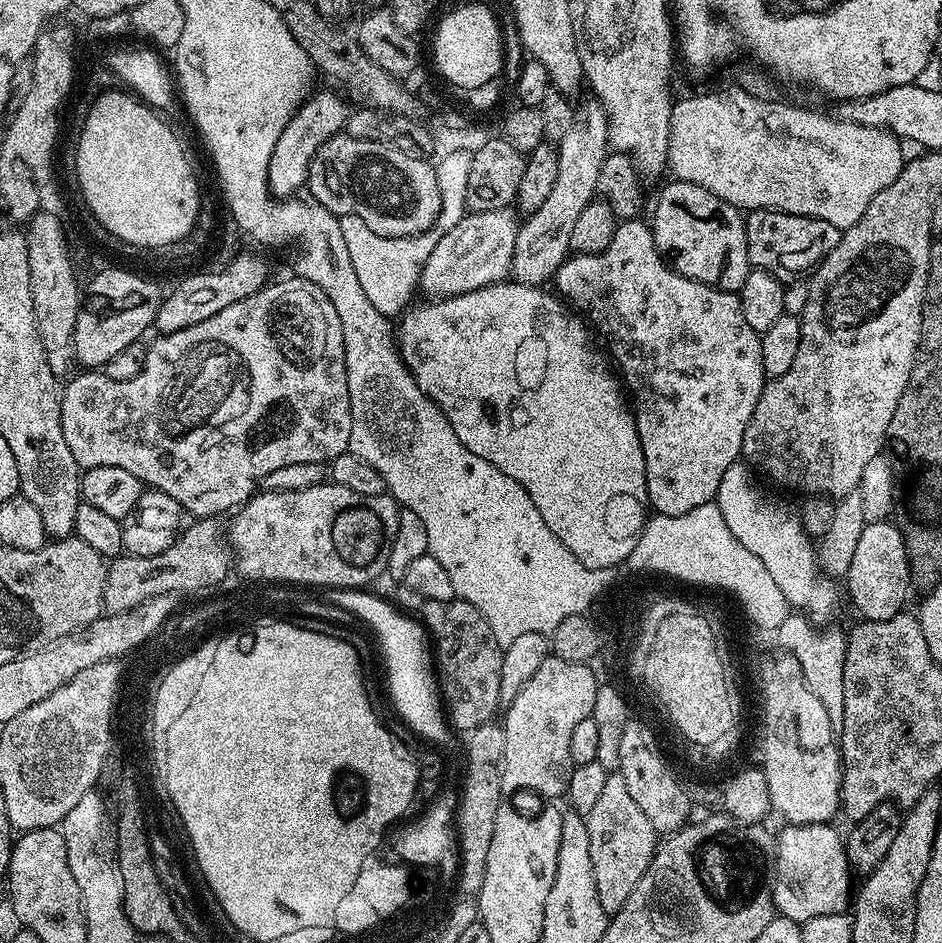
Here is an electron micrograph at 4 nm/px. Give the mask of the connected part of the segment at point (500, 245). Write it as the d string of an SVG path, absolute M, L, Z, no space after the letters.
M512 210L465 214L462 222L458 222L454 230L442 234L438 246L430 250L430 258L426 258L426 266L422 266L419 291L425 292L428 295L425 297L428 298L447 298L507 281L512 270L514 244L520 228L515 215L517 213Z

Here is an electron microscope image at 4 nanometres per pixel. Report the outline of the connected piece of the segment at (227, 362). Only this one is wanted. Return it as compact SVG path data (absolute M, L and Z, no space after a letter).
M291 279L280 280L277 284L272 282L259 288L257 292L250 294L250 298L242 298L242 302L226 306L226 310L218 310L218 314L214 314L214 318L206 318L206 322L186 326L186 330L157 335L157 340L147 345L144 369L138 374L138 378L130 378L130 382L114 382L114 378L104 375L100 370L84 370L81 371L81 376L73 375L63 385L60 394L60 421L66 446L70 446L70 454L74 454L81 469L118 466L121 470L130 470L130 474L134 474L134 478L141 480L149 489L170 494L170 498L181 504L189 517L220 518L223 517L223 512L231 513L250 499L263 485L266 474L279 470L282 466L294 466L294 462L331 462L348 451L352 411L350 386L346 382L342 322L338 322L338 310L334 310L334 302L326 298L321 288L314 286L309 280Z

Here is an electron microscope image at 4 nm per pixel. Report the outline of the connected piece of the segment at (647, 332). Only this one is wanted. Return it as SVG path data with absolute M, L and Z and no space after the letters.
M633 218L617 223L616 233L610 246L606 246L606 250L602 250L598 254L569 255L556 272L554 285L556 284L555 291L561 297L568 296L567 303L595 329L598 336L598 331L600 331L601 337L599 336L599 339L601 341L604 339L608 343L609 349L607 348L607 351L610 356L610 351L612 351L613 357L611 356L611 359L614 364L614 359L616 359L617 365L615 364L615 367L618 372L618 367L620 367L621 373L619 372L619 375L622 380L622 375L624 375L625 381L623 380L623 383L626 388L626 383L628 383L629 389L627 388L627 391L630 393L630 404L636 417L638 438L642 442L642 458L646 462L647 503L650 505L651 511L661 516L677 516L678 514L690 514L690 510L698 510L698 506L713 503L718 494L718 482L722 482L722 474L726 474L726 470L730 470L730 466L741 459L746 426L754 414L754 406L758 406L758 398L766 383L766 377L762 370L761 333L756 332L746 323L746 317L742 315L742 306L737 293L723 292L720 288L713 288L711 284L694 282L682 274L678 274L657 250L651 227L645 221L643 224L642 221L643 219Z

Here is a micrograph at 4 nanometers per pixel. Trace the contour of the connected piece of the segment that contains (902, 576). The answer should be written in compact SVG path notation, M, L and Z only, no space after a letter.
M873 520L865 524L854 558L850 561L846 583L847 599L848 596L852 599L853 606L861 612L864 620L889 620L905 611L908 588L913 587L913 582L904 539L895 523Z

